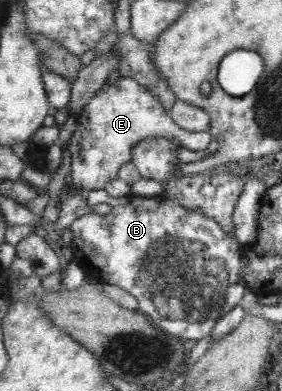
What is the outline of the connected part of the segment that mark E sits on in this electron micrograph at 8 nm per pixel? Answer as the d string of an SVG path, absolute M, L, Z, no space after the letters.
M124 76L118 77L112 84L106 81L76 120L78 126L69 139L68 149L72 183L83 192L104 189L109 181L117 177L118 169L130 163L132 147L142 139L166 138L190 151L204 151L210 147L212 140L208 130L188 132L180 128L158 99L136 80Z

